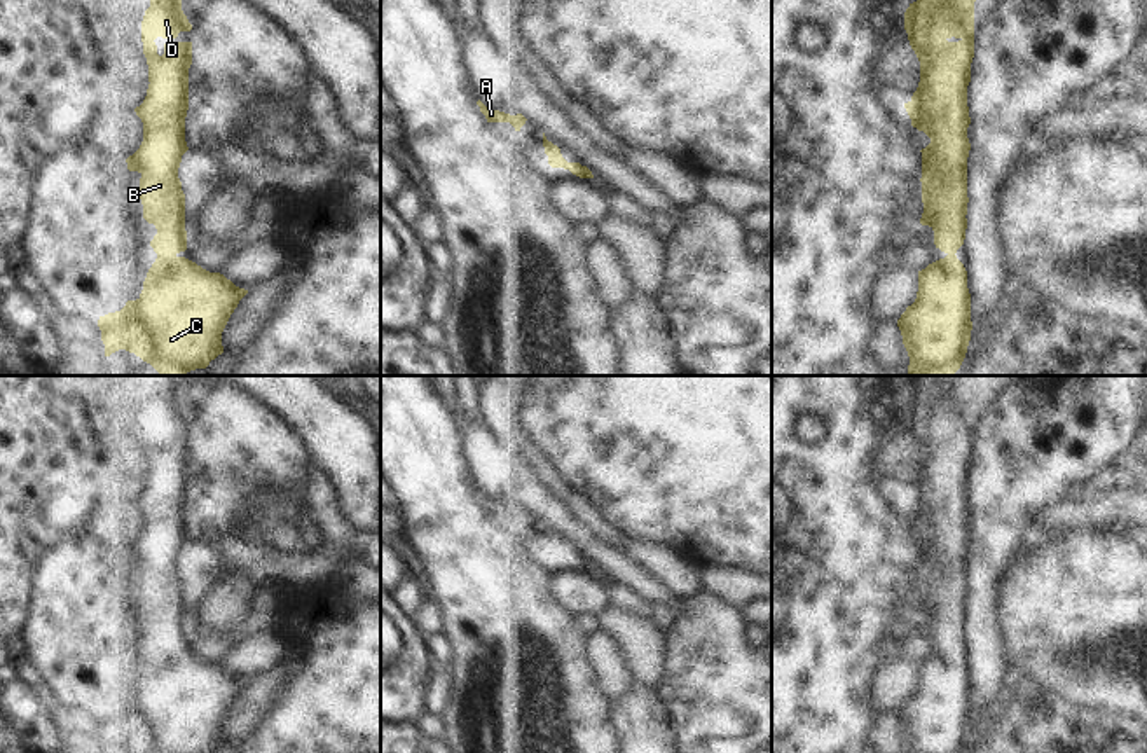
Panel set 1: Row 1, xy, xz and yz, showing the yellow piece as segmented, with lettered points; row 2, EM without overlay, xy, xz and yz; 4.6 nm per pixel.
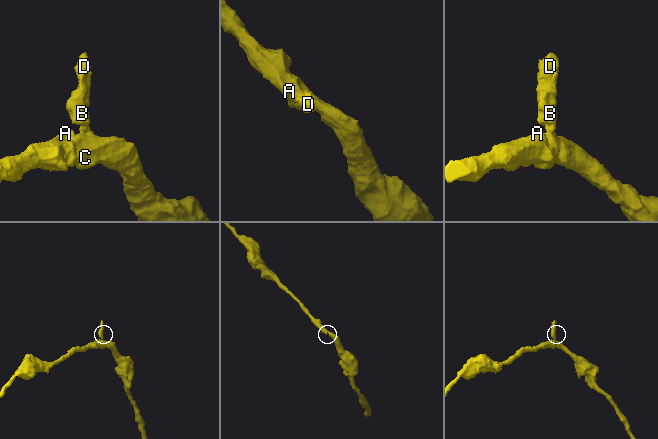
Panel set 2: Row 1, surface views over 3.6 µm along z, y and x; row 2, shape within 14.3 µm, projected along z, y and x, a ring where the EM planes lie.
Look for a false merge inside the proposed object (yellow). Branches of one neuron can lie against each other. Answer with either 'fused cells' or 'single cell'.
single cell

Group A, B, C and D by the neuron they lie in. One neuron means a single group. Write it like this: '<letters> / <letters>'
A B C D

